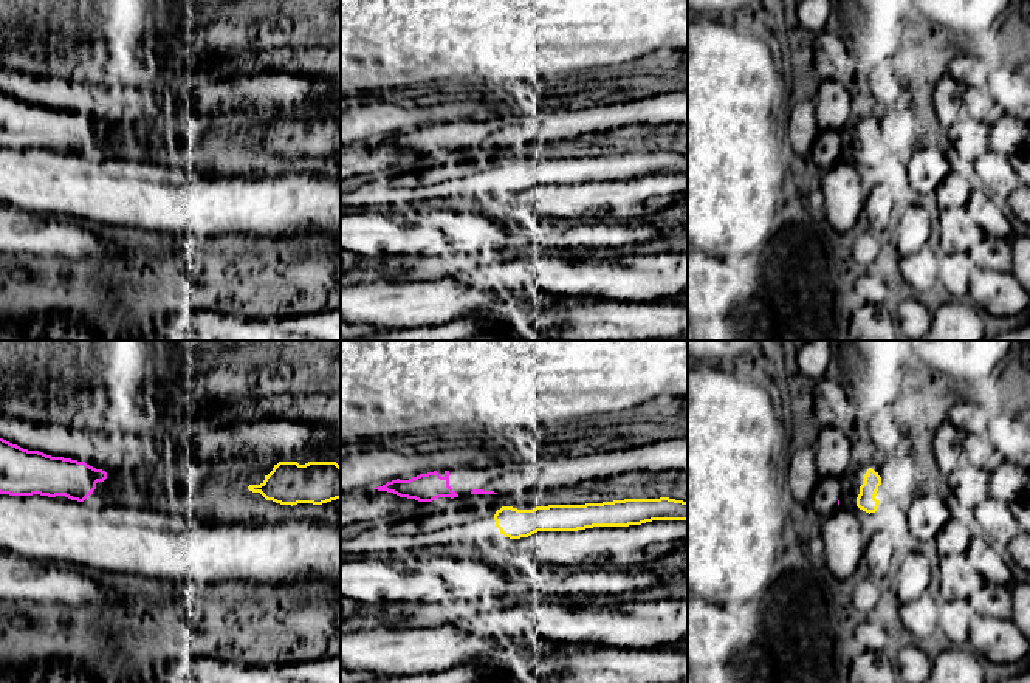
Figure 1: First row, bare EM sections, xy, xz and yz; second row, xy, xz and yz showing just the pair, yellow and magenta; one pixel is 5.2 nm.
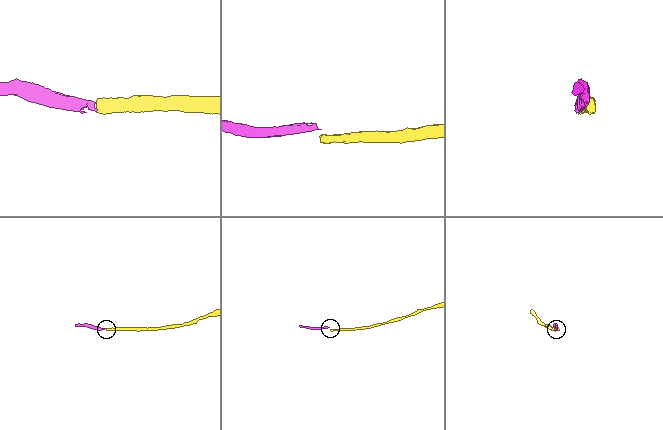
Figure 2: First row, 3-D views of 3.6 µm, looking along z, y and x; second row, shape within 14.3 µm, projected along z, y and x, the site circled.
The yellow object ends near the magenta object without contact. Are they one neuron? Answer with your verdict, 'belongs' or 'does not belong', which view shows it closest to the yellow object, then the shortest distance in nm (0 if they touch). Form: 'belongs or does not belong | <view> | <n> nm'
does not belong | xz | 80 nm

